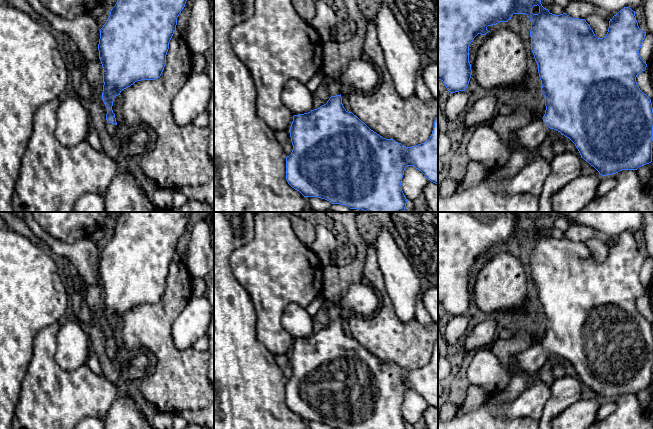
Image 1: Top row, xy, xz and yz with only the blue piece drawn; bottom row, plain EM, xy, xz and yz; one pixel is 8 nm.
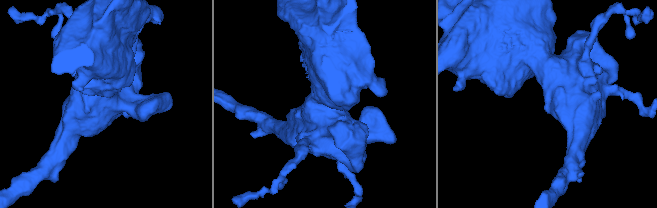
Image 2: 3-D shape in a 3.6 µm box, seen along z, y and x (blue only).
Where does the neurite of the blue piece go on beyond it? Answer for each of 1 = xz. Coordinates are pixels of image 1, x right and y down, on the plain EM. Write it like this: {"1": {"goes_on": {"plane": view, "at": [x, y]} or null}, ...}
{"1": {"goes_on": {"plane": "xz", "at": [361, 299]}}}

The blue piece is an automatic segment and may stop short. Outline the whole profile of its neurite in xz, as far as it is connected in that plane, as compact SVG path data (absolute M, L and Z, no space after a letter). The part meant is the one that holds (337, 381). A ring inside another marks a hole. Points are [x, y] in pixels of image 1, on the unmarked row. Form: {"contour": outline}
{"contour": "M368 282L352 284L342 298L331 304L328 309L331 321L326 328L308 337L293 340L289 353L293 374L286 381L286 404L304 421L318 421L340 429L406 429L407 423L402 415L401 406L407 390L415 391L428 404L438 408L438 340L427 365L406 371L393 363L383 362L344 332L341 317L346 310L355 315L368 317L375 313L379 306L380 298Z"}

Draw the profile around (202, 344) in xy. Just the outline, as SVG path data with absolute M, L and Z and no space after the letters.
M206 334L205 336L203 336L202 338L200 338L199 340L197 340L193 346L192 346L195 350L197 351L207 351L208 347L209 347L209 338L208 335Z

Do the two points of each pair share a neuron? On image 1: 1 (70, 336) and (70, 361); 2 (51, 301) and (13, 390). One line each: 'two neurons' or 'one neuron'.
1: one neuron
2: one neuron

